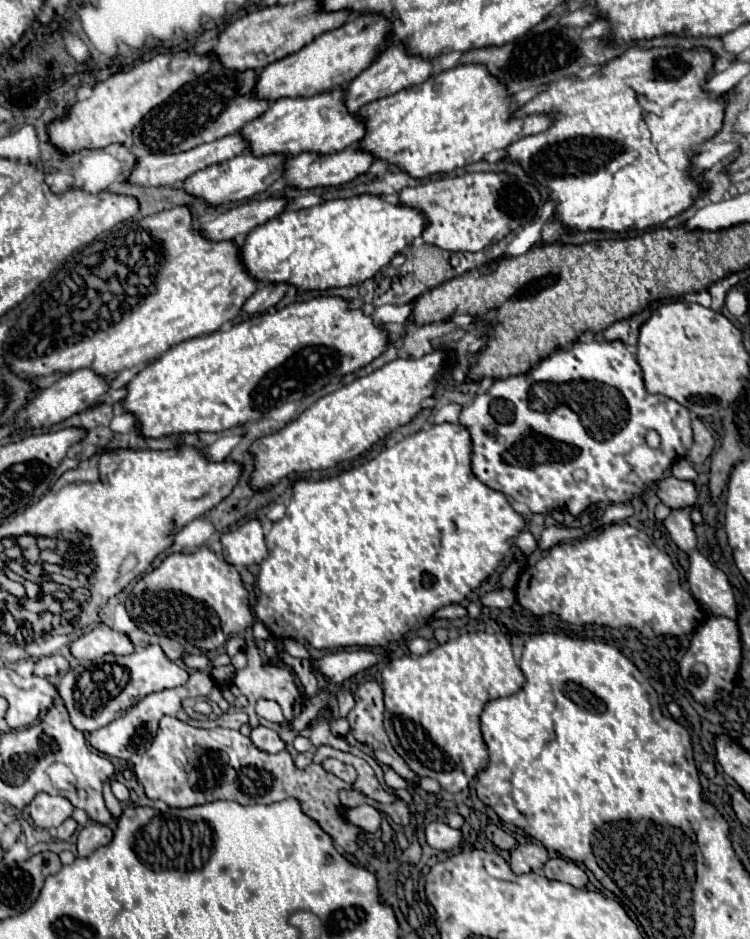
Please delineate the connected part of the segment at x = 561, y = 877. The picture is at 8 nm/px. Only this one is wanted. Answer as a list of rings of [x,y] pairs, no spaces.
[[[549,858],[543,872],[545,872],[547,878],[567,882],[575,888],[585,888],[585,884],[587,884],[585,870],[579,868],[575,862],[565,860],[565,858]]]

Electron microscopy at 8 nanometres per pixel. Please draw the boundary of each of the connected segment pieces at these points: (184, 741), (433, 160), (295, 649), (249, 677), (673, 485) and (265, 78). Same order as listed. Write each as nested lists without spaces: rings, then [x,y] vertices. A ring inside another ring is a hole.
[[[163,716],[151,748],[133,766],[133,772],[147,798],[163,800],[173,808],[189,808],[215,800],[271,804],[285,798],[297,798],[301,800],[307,816],[317,820],[319,826],[333,836],[337,850],[345,854],[355,854],[357,850],[357,836],[361,828],[343,816],[345,808],[339,802],[339,790],[343,790],[345,782],[323,768],[313,770],[311,764],[299,770],[287,750],[277,754],[263,752],[239,730],[219,726],[211,730],[195,728],[173,716]]]
[[[481,64],[455,66],[439,76],[427,78],[423,84],[369,102],[355,114],[365,124],[359,150],[369,152],[375,160],[397,166],[411,178],[447,174],[457,166],[463,168],[479,162],[485,154],[507,148],[523,136],[545,132],[551,126],[551,116],[511,116],[511,96],[491,80],[491,74]]]
[[[287,638],[283,644],[285,644],[285,650],[287,650],[291,656],[295,656],[295,658],[309,658],[309,652],[305,650],[305,646],[303,646],[301,642],[297,642],[297,640],[293,640],[293,638]]]
[[[257,646],[247,648],[247,652],[245,652],[245,654],[247,654],[247,666],[245,666],[243,670],[237,670],[237,672],[235,672],[235,678],[231,680],[231,684],[229,684],[227,692],[231,692],[235,698],[237,698],[239,694],[247,696],[249,706],[247,706],[247,708],[243,708],[243,712],[249,716],[249,724],[251,724],[253,728],[255,728],[255,726],[259,726],[259,724],[265,724],[267,728],[277,730],[277,732],[283,736],[283,740],[285,740],[285,742],[289,742],[289,740],[293,738],[291,722],[293,722],[293,718],[295,718],[295,706],[299,704],[299,688],[297,688],[297,684],[295,684],[295,680],[293,680],[291,672],[289,672],[287,668],[283,668],[283,666],[275,666],[275,664],[271,664],[269,660],[261,658],[261,654],[259,654],[259,648],[257,648]],[[259,698],[277,700],[277,702],[281,704],[281,708],[283,708],[283,716],[285,716],[285,722],[287,722],[287,728],[283,728],[283,726],[279,726],[279,724],[275,724],[275,722],[269,722],[269,720],[261,720],[261,718],[255,714],[255,702],[257,702]]]
[[[669,476],[665,480],[659,482],[657,488],[657,496],[663,504],[667,504],[671,510],[679,510],[679,508],[689,508],[695,506],[697,502],[697,486],[695,482],[689,480],[679,480],[675,476]]]
[[[351,14],[341,28],[325,32],[311,44],[303,46],[299,52],[285,56],[283,60],[277,60],[275,64],[263,68],[257,74],[253,96],[267,102],[275,102],[279,98],[317,96],[321,92],[347,86],[385,48],[385,36],[389,34],[389,30],[391,30],[389,20],[379,14],[363,14],[359,18]]]

